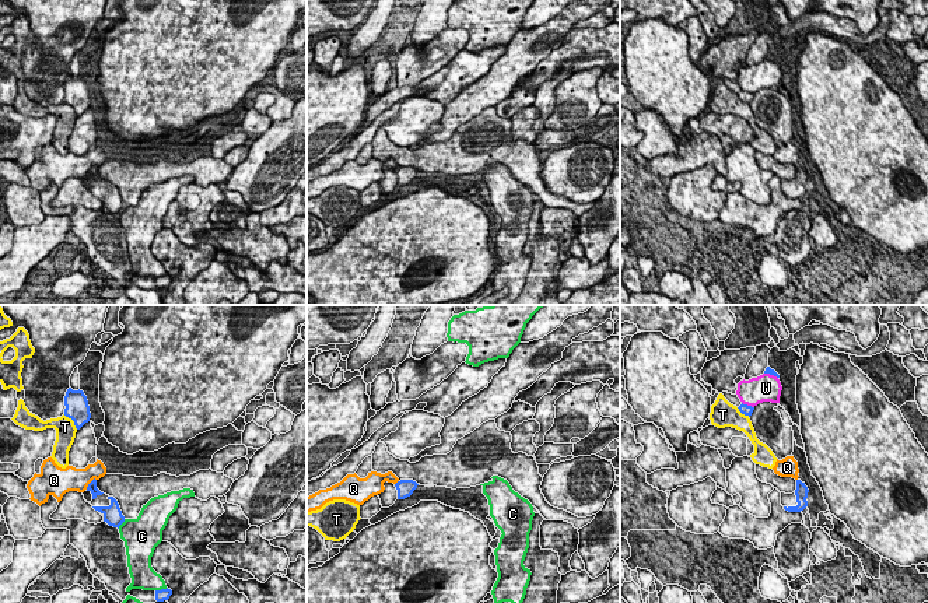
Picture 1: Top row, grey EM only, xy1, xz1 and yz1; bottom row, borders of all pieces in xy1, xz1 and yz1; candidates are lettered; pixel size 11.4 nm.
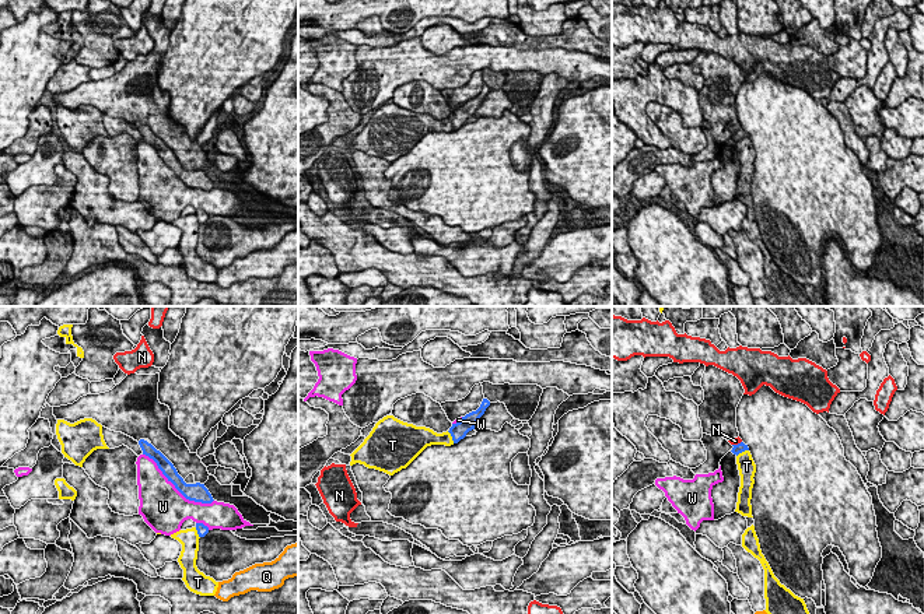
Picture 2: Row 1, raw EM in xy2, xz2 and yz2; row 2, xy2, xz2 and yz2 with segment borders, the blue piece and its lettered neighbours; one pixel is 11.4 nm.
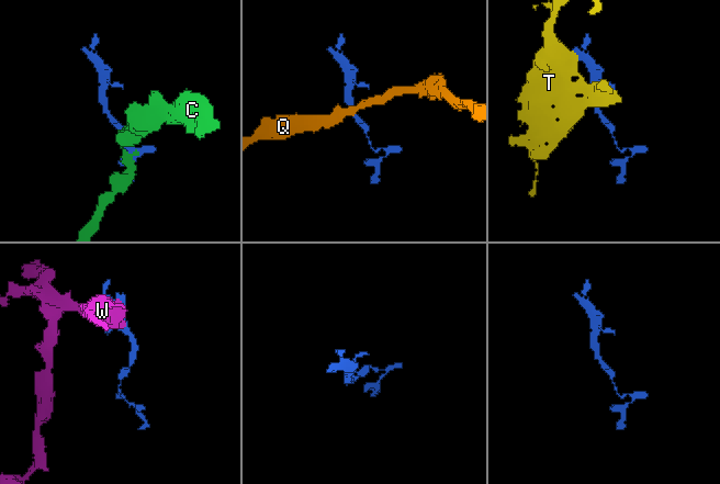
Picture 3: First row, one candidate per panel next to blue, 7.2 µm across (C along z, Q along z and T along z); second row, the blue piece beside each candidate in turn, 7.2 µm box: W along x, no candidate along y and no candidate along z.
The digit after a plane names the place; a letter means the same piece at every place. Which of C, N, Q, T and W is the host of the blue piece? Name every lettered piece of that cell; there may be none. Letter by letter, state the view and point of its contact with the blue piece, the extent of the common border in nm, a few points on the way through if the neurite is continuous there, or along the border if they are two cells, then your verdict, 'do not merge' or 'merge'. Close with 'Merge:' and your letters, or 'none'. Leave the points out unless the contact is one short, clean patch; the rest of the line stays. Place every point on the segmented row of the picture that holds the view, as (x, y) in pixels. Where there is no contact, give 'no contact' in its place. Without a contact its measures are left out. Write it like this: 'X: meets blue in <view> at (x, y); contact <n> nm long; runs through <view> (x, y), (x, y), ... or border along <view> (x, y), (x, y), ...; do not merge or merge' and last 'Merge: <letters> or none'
C: meets blue in xy1 at (161, 589); contact 150 nm long; do not merge
N: meets blue in yz2 at (738, 444); contact 120 nm long; runs through yz2 (739, 448), (738, 444), (735, 441); merge
Q: meets blue in xy1 at (90, 483); contact 180 nm long; border along xy1 (94, 477), (86, 488); do not merge
T: meets blue in xy1 at (72, 419); contact 240 nm long; do not merge
W: meets blue in xy2 at (177, 488); contact 1000 nm long; do not merge
Merge: N

